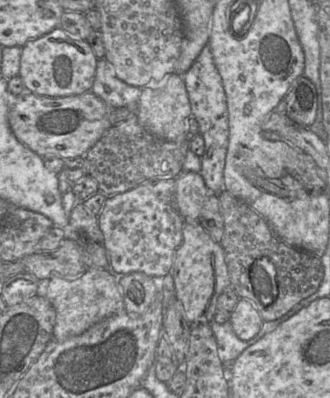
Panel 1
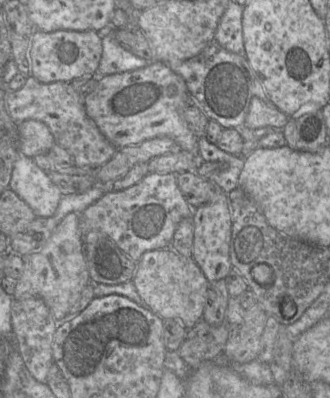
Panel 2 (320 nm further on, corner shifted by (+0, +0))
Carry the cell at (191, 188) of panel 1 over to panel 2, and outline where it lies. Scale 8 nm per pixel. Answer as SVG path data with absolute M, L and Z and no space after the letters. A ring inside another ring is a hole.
M154 61L144 68L102 76L95 89L84 97L87 115L117 149L167 136L182 150L199 158L198 138L183 118L189 94L184 79L167 64Z

